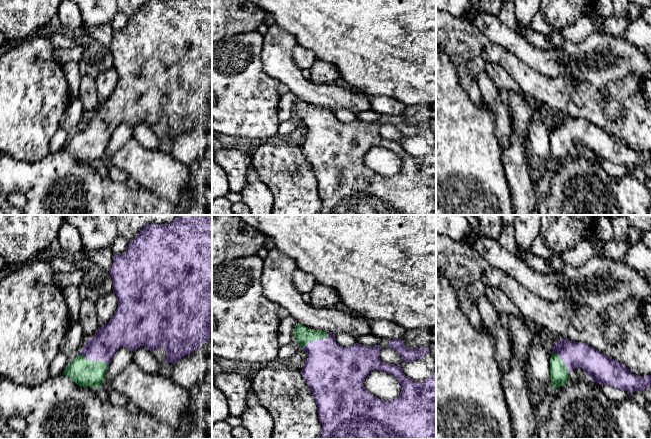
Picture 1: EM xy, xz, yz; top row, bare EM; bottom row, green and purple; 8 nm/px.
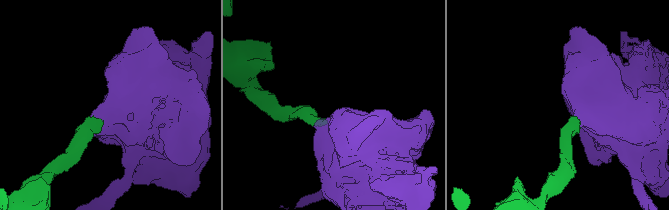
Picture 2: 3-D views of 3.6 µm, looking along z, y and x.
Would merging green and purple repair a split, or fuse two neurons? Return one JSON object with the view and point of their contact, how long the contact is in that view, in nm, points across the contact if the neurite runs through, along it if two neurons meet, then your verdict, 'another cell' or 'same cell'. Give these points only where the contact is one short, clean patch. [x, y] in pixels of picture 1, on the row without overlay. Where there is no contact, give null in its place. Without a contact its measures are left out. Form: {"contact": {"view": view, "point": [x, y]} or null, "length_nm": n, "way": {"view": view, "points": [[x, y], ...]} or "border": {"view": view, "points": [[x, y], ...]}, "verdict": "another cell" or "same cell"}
{"contact": {"view": "xy", "point": [94, 136]}, "length_nm": 260, "way": {"view": "xy", "points": [[84, 148], [94, 136], [102, 122]]}, "verdict": "same cell"}

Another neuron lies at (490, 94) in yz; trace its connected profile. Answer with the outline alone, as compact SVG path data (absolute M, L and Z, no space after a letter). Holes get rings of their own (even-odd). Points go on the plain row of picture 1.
M486 70L481 71L476 80L482 95L482 101L494 116L496 135L500 146L502 149L505 149L511 141L509 111L500 98L498 87L489 77Z

